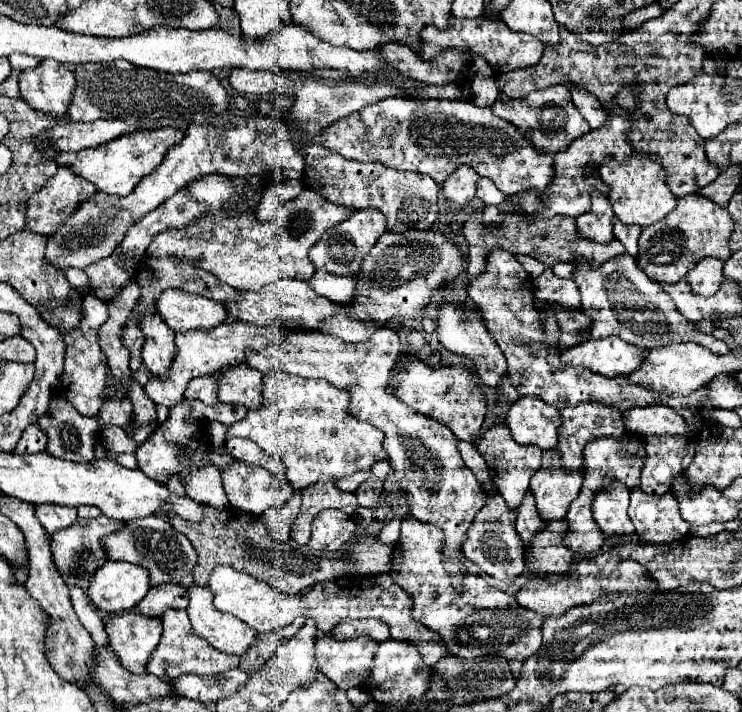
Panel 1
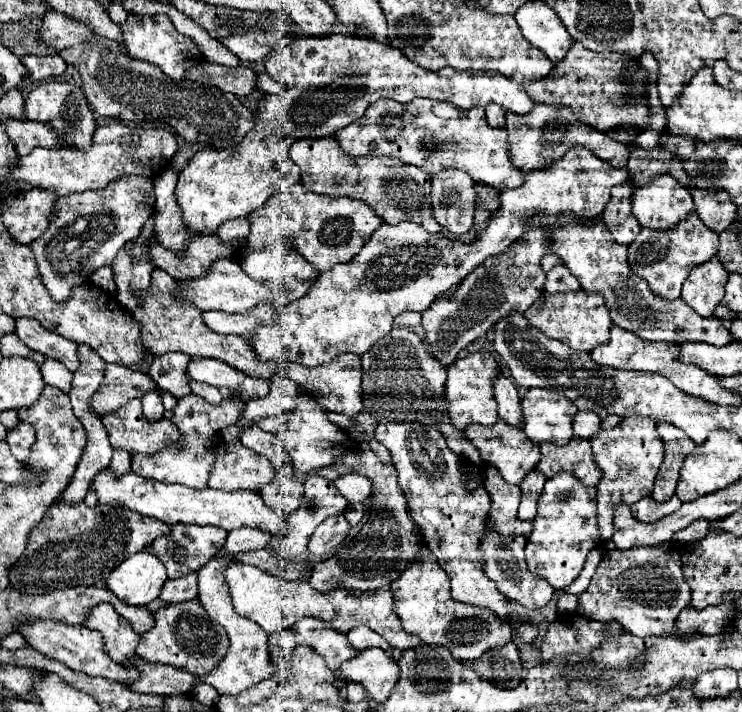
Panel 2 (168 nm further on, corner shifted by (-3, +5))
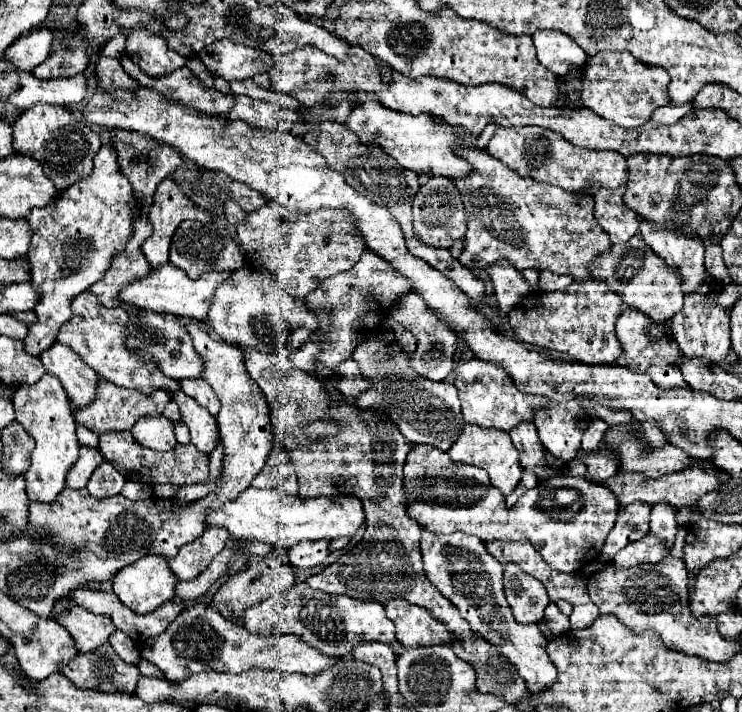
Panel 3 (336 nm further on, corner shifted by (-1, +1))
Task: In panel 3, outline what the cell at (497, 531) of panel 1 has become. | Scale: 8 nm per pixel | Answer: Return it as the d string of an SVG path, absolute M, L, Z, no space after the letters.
M514 561L504 563L504 595L518 623L540 623L550 603L544 585L524 573Z

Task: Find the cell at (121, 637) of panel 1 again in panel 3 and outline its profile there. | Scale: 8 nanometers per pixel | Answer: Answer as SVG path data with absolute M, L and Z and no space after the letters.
M76 605L74 609L70 609L70 613L62 613L62 617L56 617L56 621L70 631L78 645L78 651L82 653L108 645L110 635L116 631L110 617L94 615L86 609L78 609Z

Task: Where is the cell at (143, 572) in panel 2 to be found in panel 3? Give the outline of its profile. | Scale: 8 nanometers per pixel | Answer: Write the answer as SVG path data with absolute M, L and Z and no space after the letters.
M142 557L142 561L136 561L134 565L126 565L126 569L120 569L112 579L112 591L134 613L150 613L152 609L164 605L166 601L172 601L174 585L176 577L170 571L164 557Z

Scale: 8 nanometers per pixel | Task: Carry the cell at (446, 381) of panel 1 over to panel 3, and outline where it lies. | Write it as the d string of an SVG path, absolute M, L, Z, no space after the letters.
M478 357L469 361L459 361L452 375L462 401L462 417L466 423L476 423L480 427L494 427L510 431L520 421L532 421L532 407L548 405L548 399L526 395L516 389L514 381L506 371L492 361L482 361Z

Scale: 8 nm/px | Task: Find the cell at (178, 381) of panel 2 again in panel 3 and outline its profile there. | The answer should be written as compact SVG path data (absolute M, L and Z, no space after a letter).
M182 389L170 393L170 397L180 407L182 421L188 425L190 435L192 435L192 445L196 445L198 451L210 455L216 447L216 427L218 427L216 417L212 417L206 407L198 405Z

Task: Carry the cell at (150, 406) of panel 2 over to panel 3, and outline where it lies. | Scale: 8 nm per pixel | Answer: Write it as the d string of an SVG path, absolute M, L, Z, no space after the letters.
M164 415L158 417L142 417L132 427L132 435L140 445L146 445L154 451L168 451L176 445L176 437L172 431L172 421Z

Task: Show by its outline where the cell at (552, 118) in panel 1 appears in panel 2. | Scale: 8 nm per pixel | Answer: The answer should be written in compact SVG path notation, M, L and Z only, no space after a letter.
M536 103L534 109L528 115L514 115L506 113L506 131L508 131L508 145L510 145L510 157L512 163L518 165L518 169L532 171L532 169L548 169L556 157L564 157L568 151L556 151L556 147L570 149L572 145L584 145L586 149L592 149L596 157L602 161L608 161L614 169L624 169L630 157L630 149L622 145L622 151L614 151L614 141L606 133L598 133L580 121L576 121L574 113L570 109L552 109L550 105Z

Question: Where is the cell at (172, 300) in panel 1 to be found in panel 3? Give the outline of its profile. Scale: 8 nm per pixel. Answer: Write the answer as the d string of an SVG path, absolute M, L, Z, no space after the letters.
M244 265L242 269L234 271L232 277L226 280L226 285L218 287L208 317L212 329L224 341L256 347L264 353L290 353L318 327L318 319L306 309L304 299L290 297L290 293L284 289L278 289L274 275L268 269L254 265Z

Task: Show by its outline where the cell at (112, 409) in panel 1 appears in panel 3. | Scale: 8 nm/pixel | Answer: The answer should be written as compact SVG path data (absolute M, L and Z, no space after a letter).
M106 431L100 435L100 451L108 463L112 463L128 481L142 481L148 485L154 483L174 483L174 485L192 485L198 481L206 481L210 473L208 455L200 453L192 443L182 445L176 443L170 451L154 451L138 441L134 441L130 431Z

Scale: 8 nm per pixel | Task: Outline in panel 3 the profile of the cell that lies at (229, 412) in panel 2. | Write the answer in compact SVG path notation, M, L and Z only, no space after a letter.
M160 483L160 485L152 485L152 491L156 497L174 497L174 493L178 491L178 485L170 485L170 483Z

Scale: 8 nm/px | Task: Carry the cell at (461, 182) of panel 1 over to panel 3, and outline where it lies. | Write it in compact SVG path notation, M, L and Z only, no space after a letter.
M432 177L428 179L412 203L412 221L414 233L422 243L432 247L450 247L454 241L460 241L466 233L466 211L462 205L462 197L454 187L454 181L448 177Z

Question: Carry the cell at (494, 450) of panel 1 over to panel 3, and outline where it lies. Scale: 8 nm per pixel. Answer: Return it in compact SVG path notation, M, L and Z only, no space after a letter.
M466 423L458 441L448 449L448 455L454 461L462 461L462 463L470 463L474 467L486 469L492 485L496 489L500 489L502 495L510 495L516 489L516 485L520 483L522 465L518 459L518 451L514 449L508 433L504 433L500 429L486 429L486 427L478 427L478 425L472 425L472 429L470 429L470 425Z

